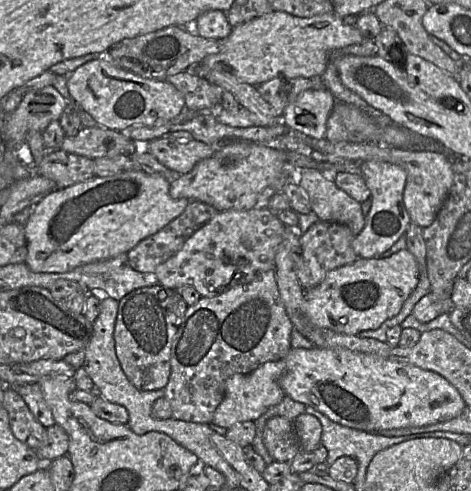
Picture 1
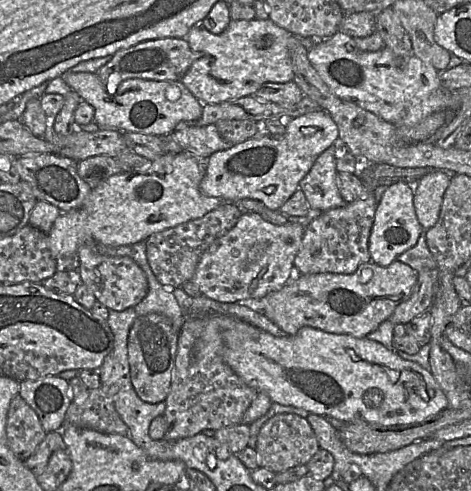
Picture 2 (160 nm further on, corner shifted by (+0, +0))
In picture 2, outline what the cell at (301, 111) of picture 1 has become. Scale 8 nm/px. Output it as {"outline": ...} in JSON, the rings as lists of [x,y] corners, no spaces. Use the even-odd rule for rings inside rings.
{"outline":[[[323,109],[286,120],[286,132],[283,135],[255,136],[209,156],[205,160],[205,175],[200,190],[207,196],[231,202],[259,200],[267,208],[279,210],[299,188],[300,181],[319,155],[338,141],[337,125]]]}

